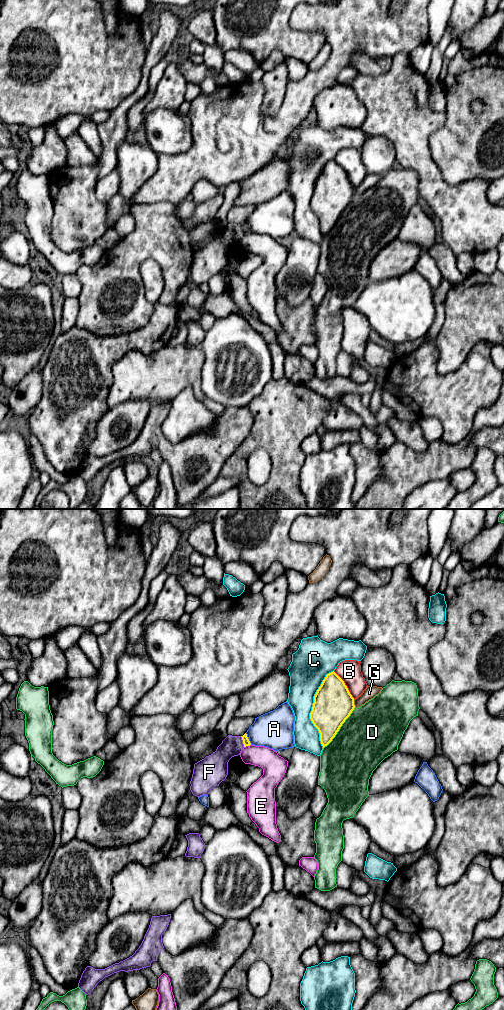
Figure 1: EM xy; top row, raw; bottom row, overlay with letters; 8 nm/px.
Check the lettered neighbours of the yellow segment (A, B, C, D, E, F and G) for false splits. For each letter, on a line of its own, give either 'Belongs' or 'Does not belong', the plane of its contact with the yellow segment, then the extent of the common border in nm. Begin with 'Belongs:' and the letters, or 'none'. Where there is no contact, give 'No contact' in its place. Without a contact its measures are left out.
Belongs: none
A: Does not belong. Touches yellow in xy. Shared border 110 nm
B: Does not belong. Touches yellow in xy. Shared border 280 nm
C: Does not belong. Touches yellow in xy. Shared border 650 nm
D: Does not belong. Touches yellow in xy. Shared border 420 nm
E: Does not belong. Touches yellow in xy. Shared border 60 nm
F: Does not belong. Touches yellow in xy. Shared border 90 nm
G: Does not belong. Touches yellow in xy. Shared border 70 nm

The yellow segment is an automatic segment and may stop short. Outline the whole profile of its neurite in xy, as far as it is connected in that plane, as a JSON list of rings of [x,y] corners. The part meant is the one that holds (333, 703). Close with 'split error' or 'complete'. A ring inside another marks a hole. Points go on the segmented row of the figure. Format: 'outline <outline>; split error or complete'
outline [[[334,671],[327,674],[314,696],[314,703],[310,713],[310,719],[320,733],[323,748],[332,741],[354,708],[354,698],[344,681]]]; complete

